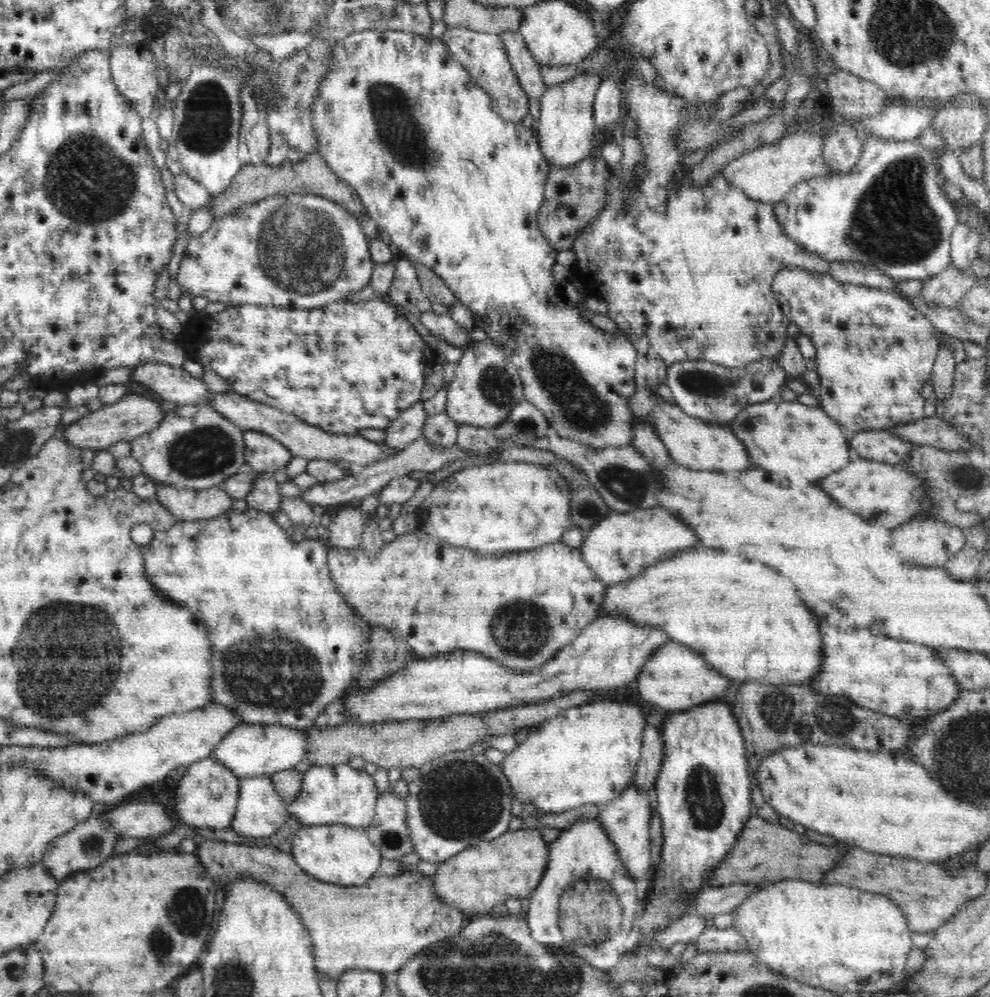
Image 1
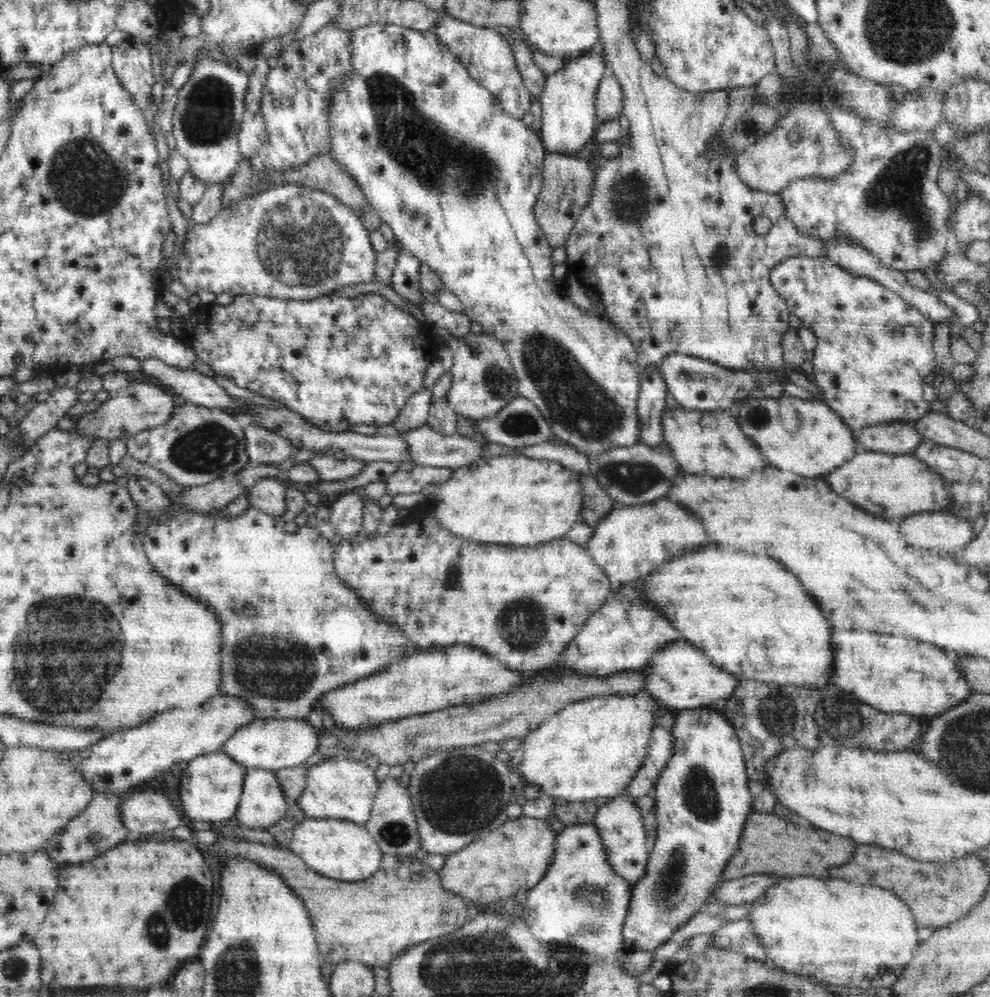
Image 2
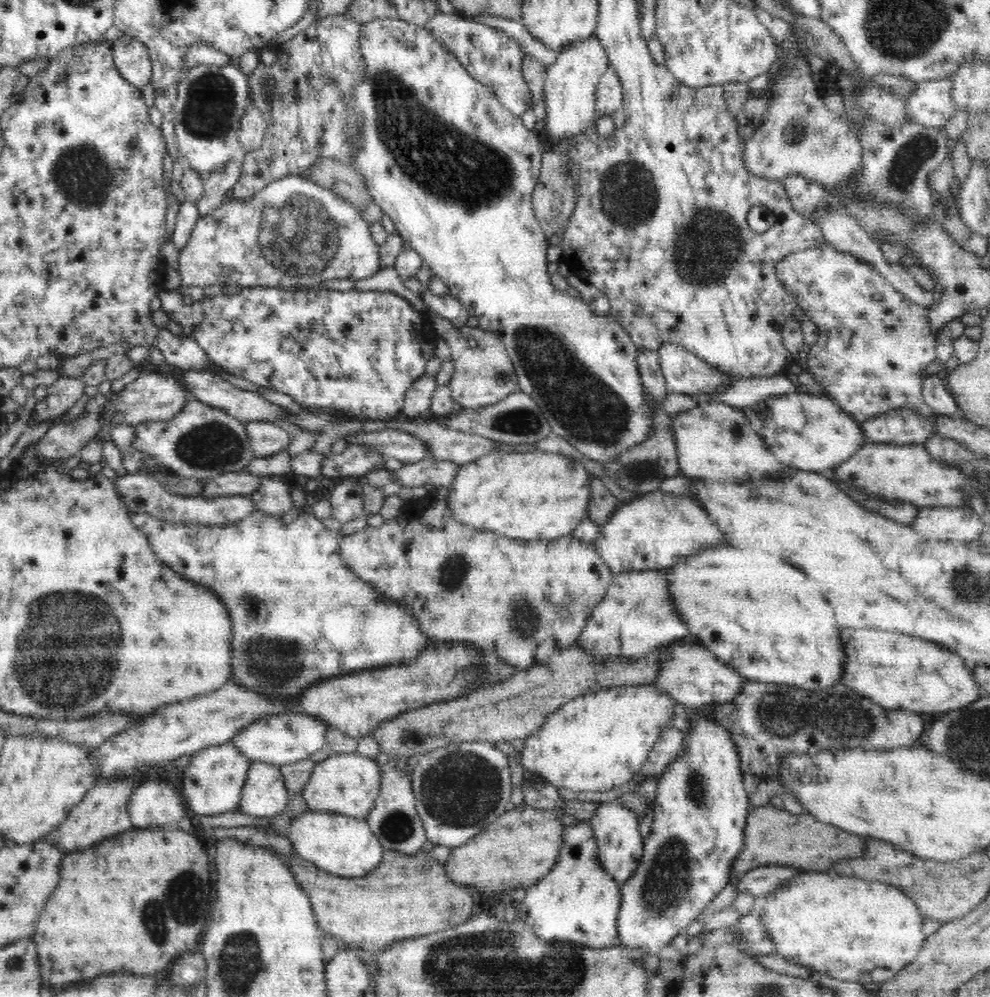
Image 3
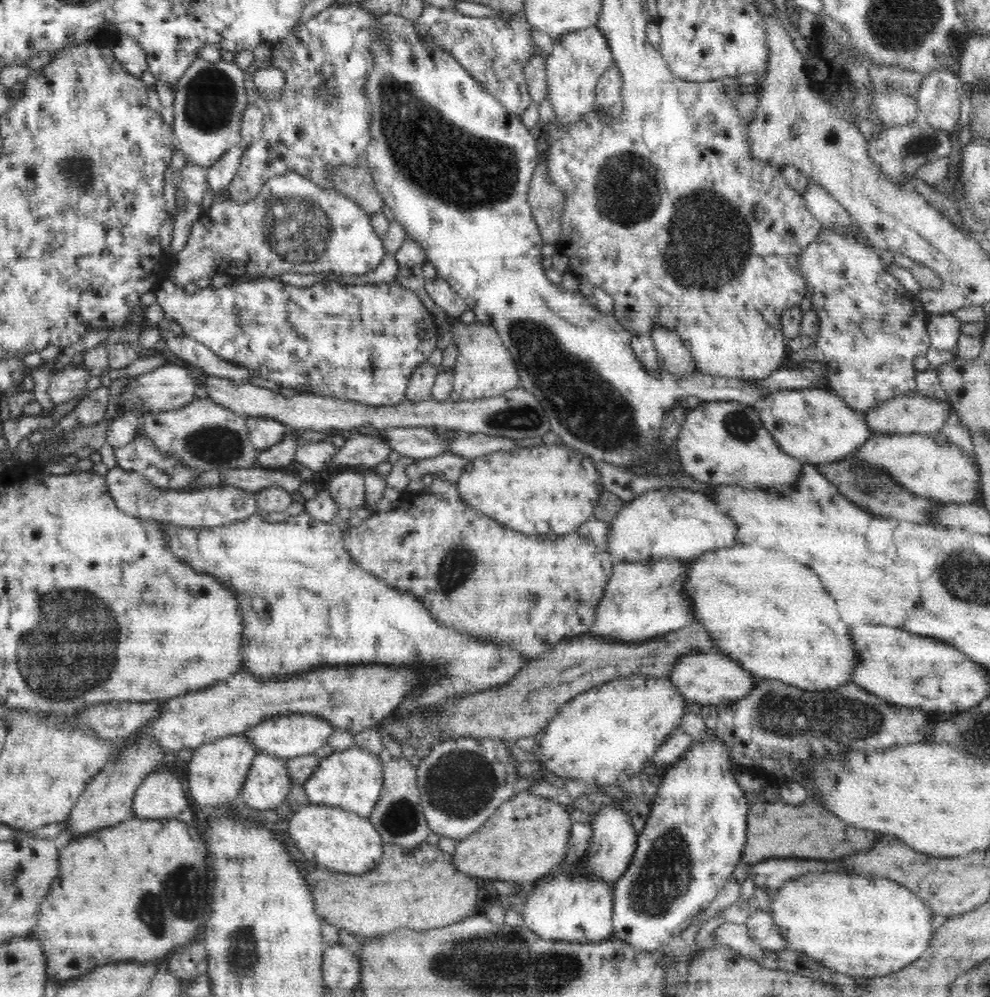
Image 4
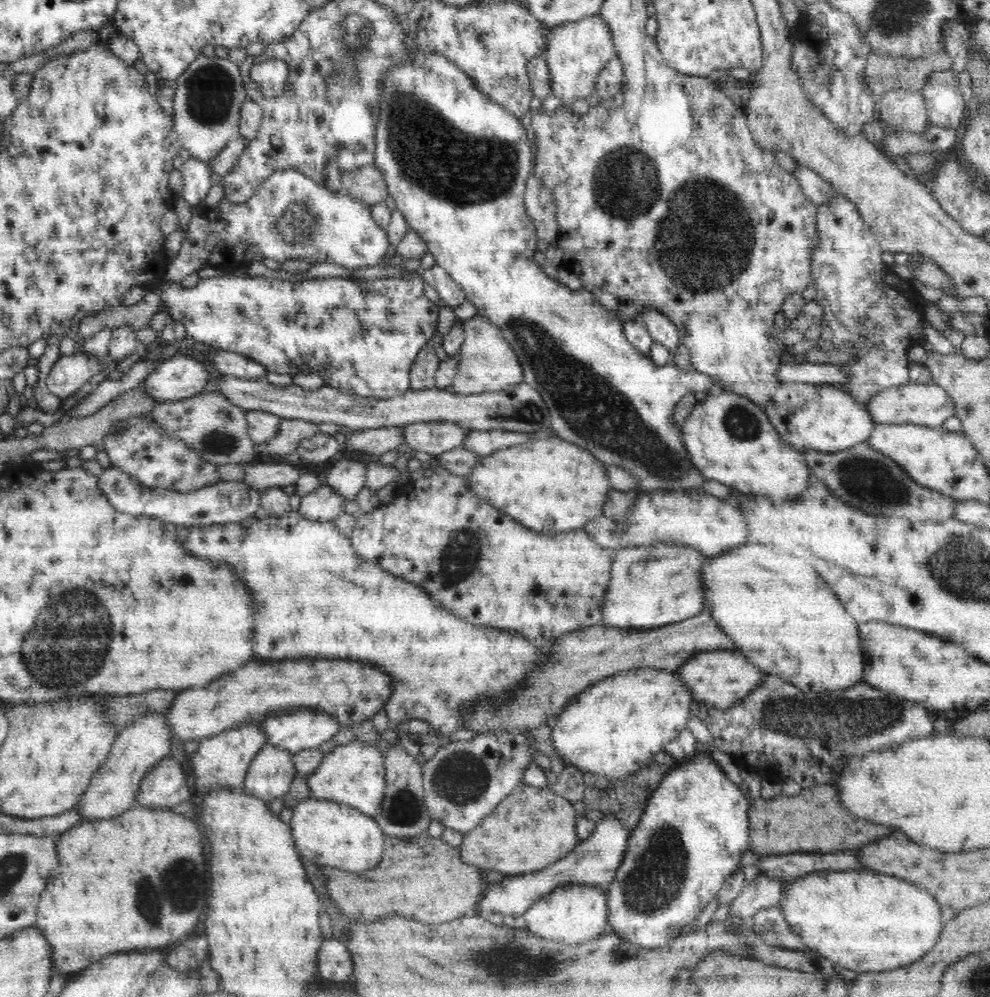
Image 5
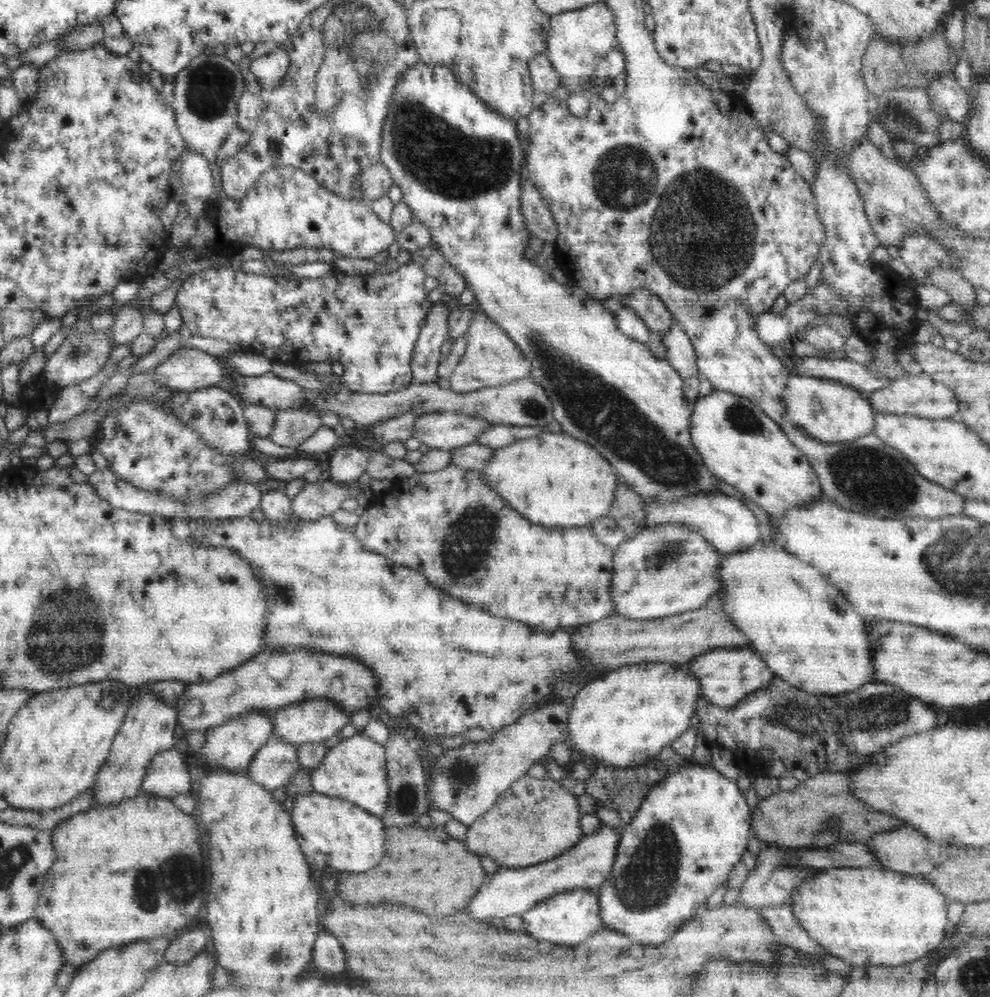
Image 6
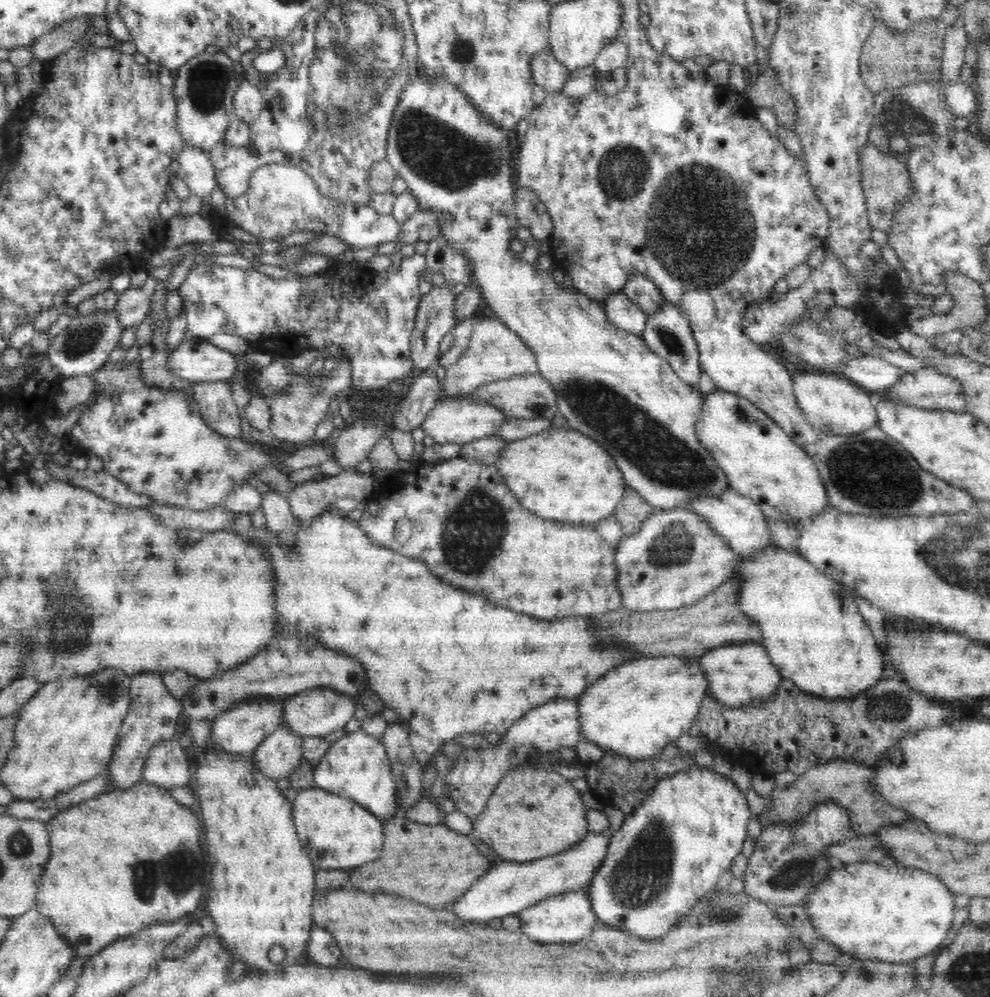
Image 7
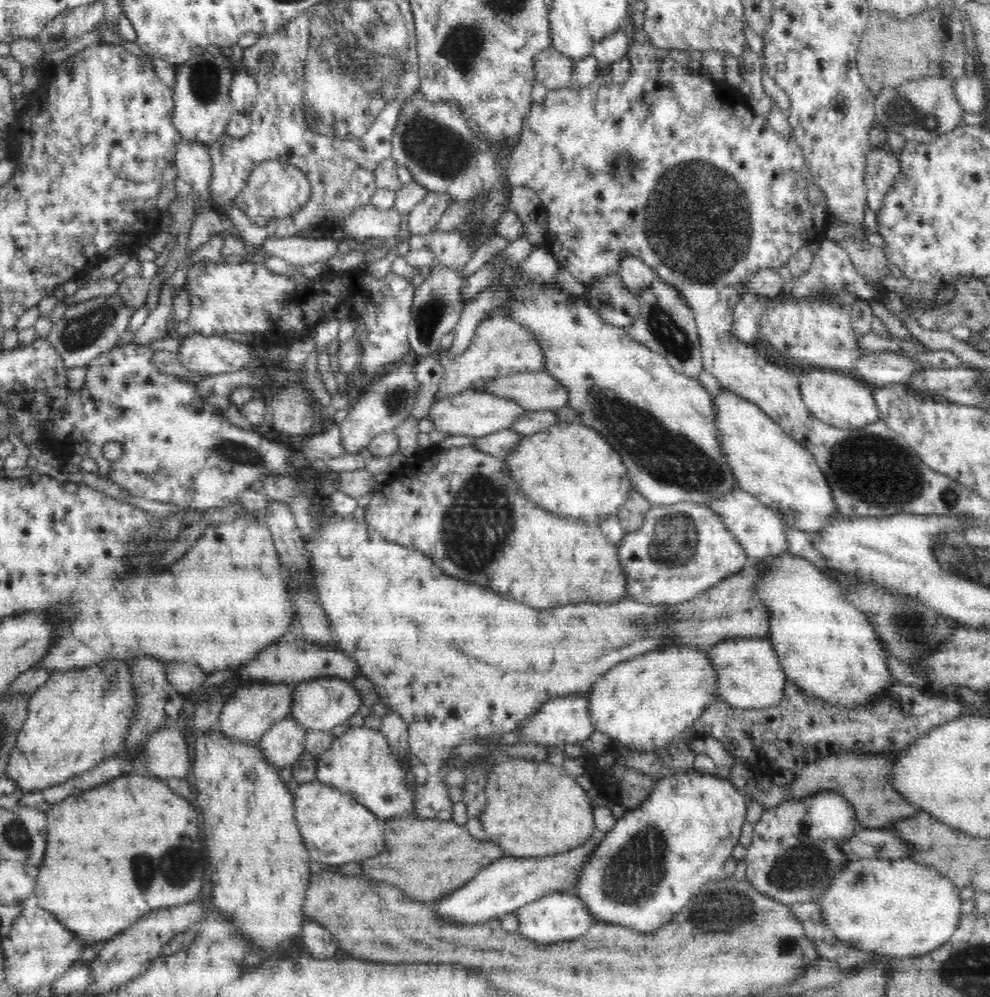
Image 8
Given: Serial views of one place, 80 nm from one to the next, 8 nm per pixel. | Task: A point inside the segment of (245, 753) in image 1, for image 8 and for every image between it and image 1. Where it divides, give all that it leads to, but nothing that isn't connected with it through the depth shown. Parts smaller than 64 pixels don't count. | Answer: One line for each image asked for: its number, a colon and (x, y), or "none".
2: (270, 744)
3: (278, 739)
4: (286, 736)
5: (296, 730)
6: (313, 720)
7: (316, 712)
8: (321, 704)

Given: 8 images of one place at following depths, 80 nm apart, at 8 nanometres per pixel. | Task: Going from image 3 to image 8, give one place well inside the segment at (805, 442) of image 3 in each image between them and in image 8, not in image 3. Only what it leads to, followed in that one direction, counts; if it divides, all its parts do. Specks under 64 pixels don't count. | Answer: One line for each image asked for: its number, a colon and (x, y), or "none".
4: (815, 426)
5: (826, 418)
6: (829, 411)
7: (831, 403)
8: (838, 399)

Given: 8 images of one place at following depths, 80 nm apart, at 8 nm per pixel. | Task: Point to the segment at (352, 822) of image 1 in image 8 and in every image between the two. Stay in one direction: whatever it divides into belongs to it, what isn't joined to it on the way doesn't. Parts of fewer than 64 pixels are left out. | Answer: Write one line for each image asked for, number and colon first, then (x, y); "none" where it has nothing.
2: (343, 788)
3: (348, 784)
4: (352, 779)
5: (353, 774)
6: (355, 769)
7: (356, 766)
8: (359, 762)

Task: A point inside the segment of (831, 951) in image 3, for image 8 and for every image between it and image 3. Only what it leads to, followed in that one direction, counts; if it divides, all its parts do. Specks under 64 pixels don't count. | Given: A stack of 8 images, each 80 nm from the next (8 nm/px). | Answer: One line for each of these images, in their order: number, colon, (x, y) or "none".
4: (861, 926)
5: (863, 921)
6: (868, 916)
7: (887, 912)
8: (900, 908)

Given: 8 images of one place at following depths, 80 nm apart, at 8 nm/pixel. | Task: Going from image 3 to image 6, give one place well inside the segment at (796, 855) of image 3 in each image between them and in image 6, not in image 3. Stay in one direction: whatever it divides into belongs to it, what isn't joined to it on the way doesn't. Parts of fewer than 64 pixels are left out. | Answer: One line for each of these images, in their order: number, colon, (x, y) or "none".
4: (808, 830)
5: (814, 821)
6: (822, 810)

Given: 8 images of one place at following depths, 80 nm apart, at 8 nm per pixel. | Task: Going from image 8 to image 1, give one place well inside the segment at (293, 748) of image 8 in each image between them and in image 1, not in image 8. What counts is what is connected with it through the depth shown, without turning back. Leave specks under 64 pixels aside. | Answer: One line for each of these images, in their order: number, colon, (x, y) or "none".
1: (260, 812)
2: (262, 803)
3: (264, 794)
4: (267, 785)
5: (270, 774)
6: (276, 762)
7: (280, 753)

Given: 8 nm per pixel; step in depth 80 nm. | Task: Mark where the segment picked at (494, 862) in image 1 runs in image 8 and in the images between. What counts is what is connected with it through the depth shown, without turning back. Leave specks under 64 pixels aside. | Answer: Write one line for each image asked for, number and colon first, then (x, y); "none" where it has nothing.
2: (512, 858)
3: (521, 846)
4: (527, 837)
5: (533, 827)
6: (534, 820)
7: (532, 814)
8: (534, 809)

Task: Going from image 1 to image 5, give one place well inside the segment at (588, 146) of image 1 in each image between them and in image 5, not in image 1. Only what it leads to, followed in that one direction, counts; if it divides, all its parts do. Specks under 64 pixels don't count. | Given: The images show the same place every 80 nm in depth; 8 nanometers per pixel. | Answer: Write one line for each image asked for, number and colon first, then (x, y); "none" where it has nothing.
2: (568, 121)
3: (570, 86)
4: (577, 61)
5: (576, 51)

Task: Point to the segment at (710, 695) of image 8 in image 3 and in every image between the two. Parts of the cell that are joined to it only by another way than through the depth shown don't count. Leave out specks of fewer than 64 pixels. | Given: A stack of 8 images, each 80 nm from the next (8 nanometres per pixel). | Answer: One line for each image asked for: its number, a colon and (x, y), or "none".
3: (599, 741)
4: (605, 735)
5: (614, 727)
6: (623, 718)
7: (636, 708)

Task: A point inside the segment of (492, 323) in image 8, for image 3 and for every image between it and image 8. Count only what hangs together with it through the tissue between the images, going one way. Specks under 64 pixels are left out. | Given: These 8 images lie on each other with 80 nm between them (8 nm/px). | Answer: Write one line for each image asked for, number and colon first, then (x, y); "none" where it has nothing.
3: (484, 374)
4: (484, 368)
5: (487, 363)
6: (491, 358)
7: (495, 352)

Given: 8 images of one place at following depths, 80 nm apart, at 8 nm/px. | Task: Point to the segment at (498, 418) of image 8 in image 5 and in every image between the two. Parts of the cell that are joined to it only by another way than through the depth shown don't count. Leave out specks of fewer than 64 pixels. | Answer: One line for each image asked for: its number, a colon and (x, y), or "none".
5: (435, 437)
6: (443, 430)
7: (459, 419)

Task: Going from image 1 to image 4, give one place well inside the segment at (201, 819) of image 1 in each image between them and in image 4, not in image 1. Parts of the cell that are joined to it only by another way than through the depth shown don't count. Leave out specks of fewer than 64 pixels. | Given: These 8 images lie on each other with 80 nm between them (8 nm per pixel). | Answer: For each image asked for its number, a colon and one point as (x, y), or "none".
2: (211, 786)
3: (213, 781)
4: (218, 771)

